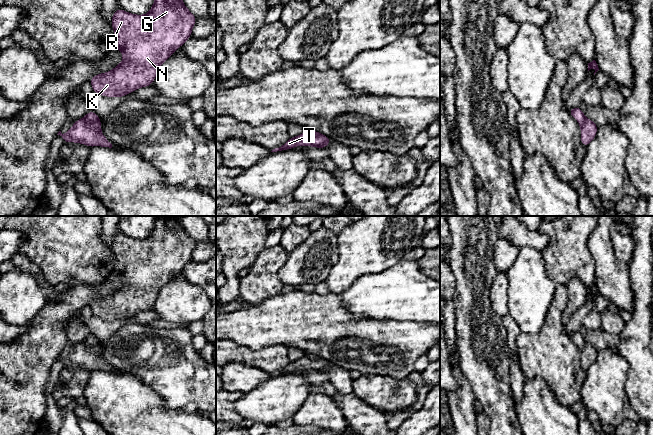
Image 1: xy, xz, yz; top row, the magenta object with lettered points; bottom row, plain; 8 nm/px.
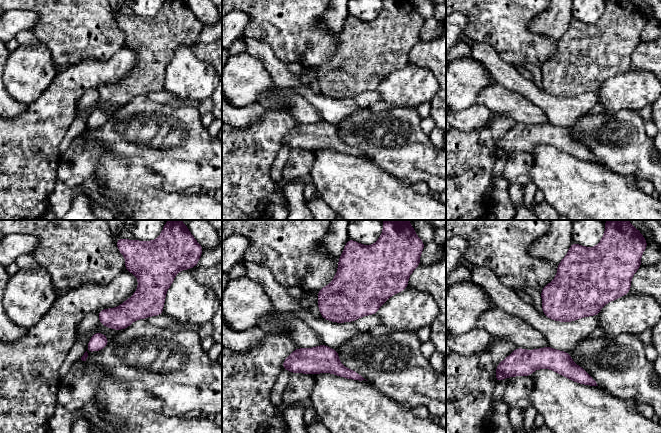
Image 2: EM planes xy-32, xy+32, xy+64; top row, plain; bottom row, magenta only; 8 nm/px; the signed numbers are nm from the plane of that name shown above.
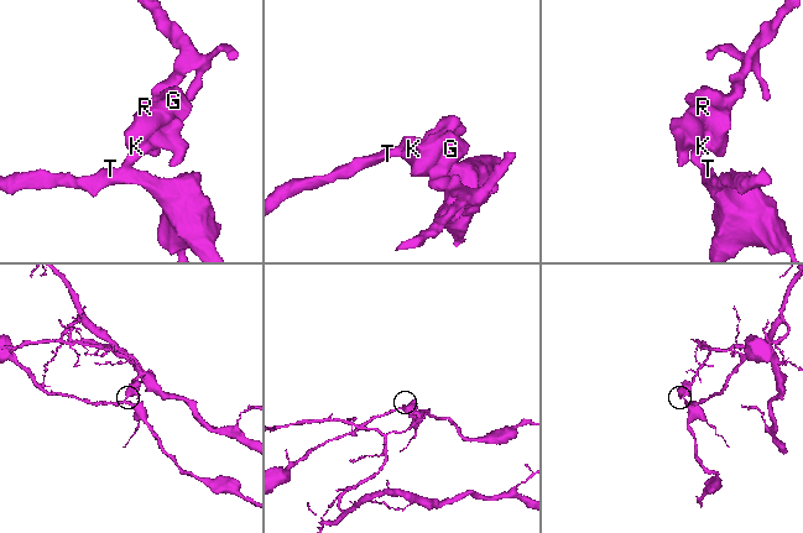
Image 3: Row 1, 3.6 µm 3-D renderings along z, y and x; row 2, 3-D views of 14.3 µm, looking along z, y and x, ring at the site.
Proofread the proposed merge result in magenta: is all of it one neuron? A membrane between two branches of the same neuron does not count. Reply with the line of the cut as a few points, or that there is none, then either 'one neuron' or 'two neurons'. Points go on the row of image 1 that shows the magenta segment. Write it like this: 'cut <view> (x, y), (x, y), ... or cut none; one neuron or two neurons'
cut xy (83, 118), (87, 121), (99, 119); two neurons

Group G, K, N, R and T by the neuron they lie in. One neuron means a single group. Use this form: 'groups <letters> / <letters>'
groups G K N R / T

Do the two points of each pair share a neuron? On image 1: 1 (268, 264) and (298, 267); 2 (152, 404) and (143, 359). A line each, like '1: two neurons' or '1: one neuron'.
1: two neurons
2: two neurons

